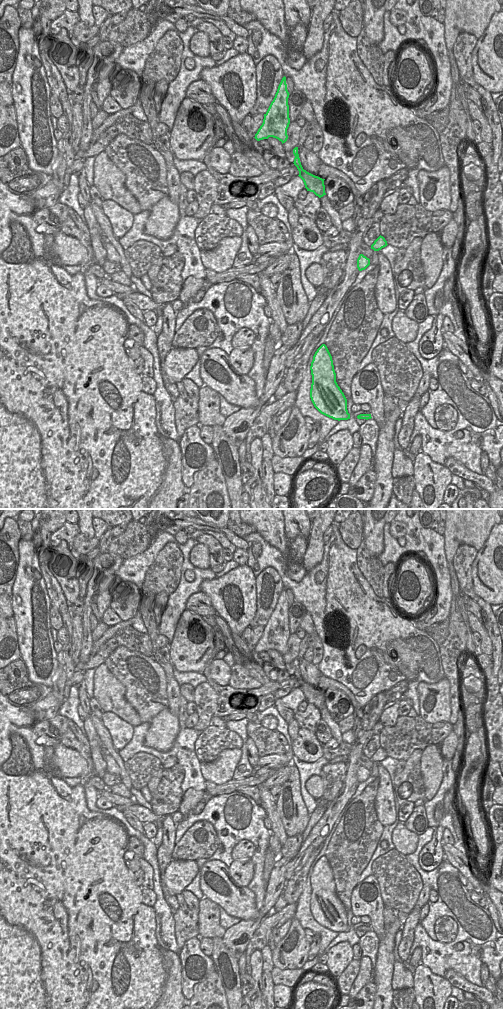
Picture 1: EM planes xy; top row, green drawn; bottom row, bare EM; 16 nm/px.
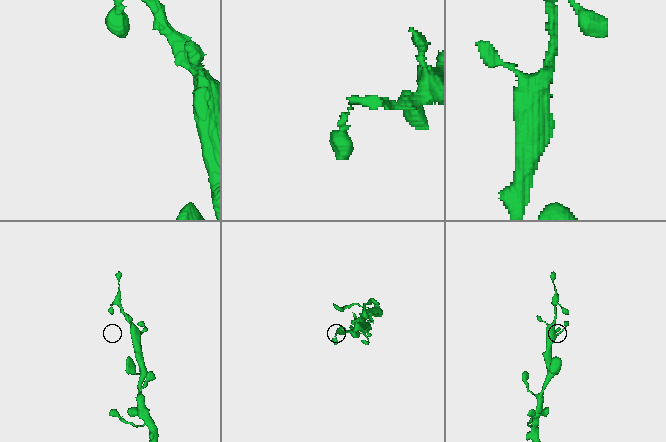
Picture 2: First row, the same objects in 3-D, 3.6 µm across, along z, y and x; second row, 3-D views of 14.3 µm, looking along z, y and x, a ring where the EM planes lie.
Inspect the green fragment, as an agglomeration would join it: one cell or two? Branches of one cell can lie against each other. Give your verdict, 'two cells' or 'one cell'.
one cell

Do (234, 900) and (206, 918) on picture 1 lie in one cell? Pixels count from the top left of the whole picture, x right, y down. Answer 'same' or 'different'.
different

